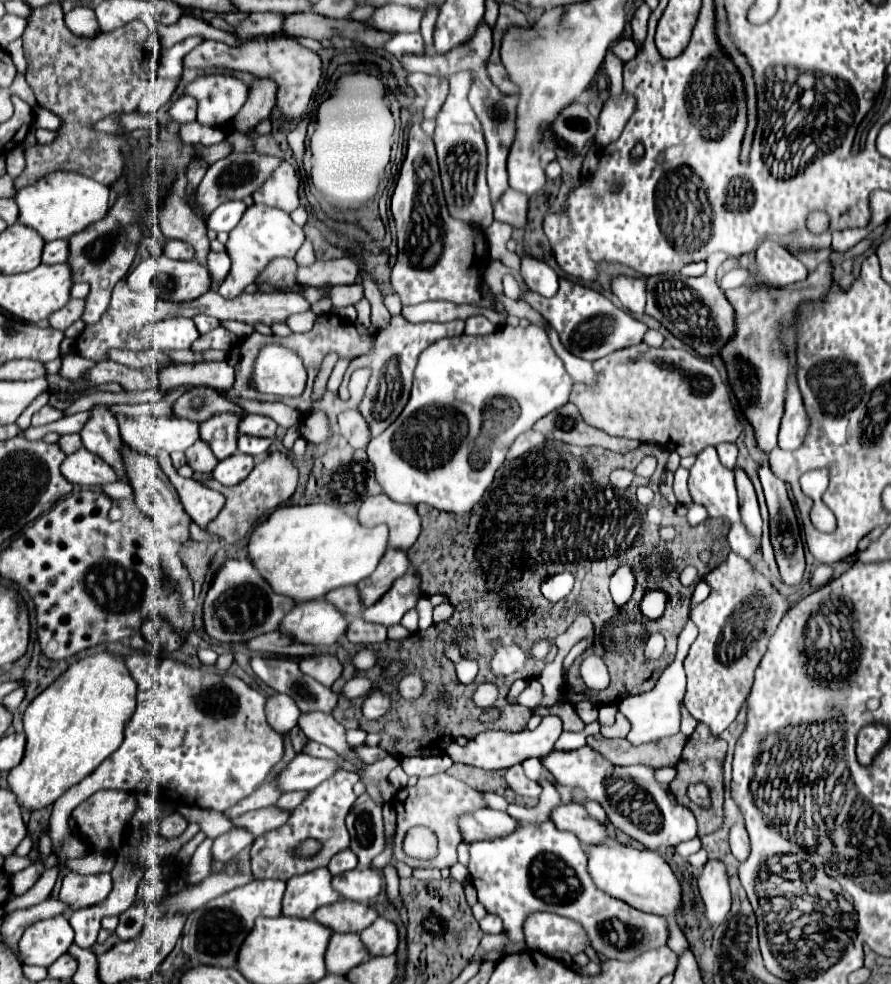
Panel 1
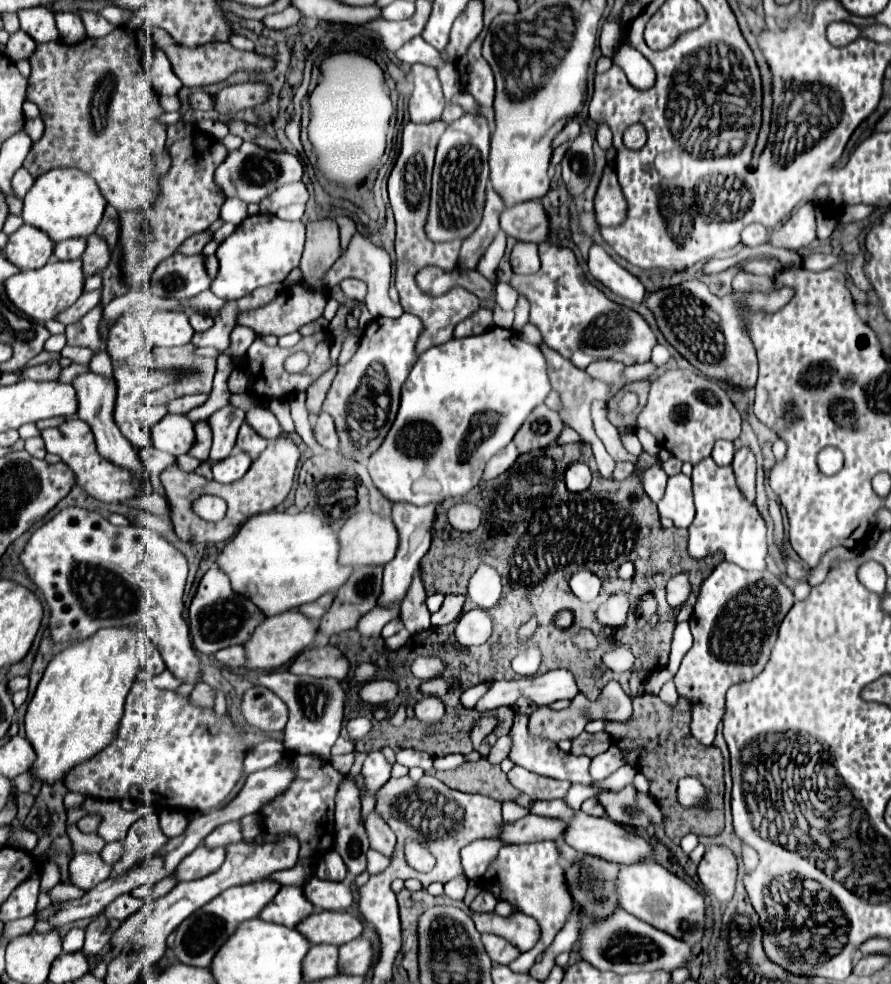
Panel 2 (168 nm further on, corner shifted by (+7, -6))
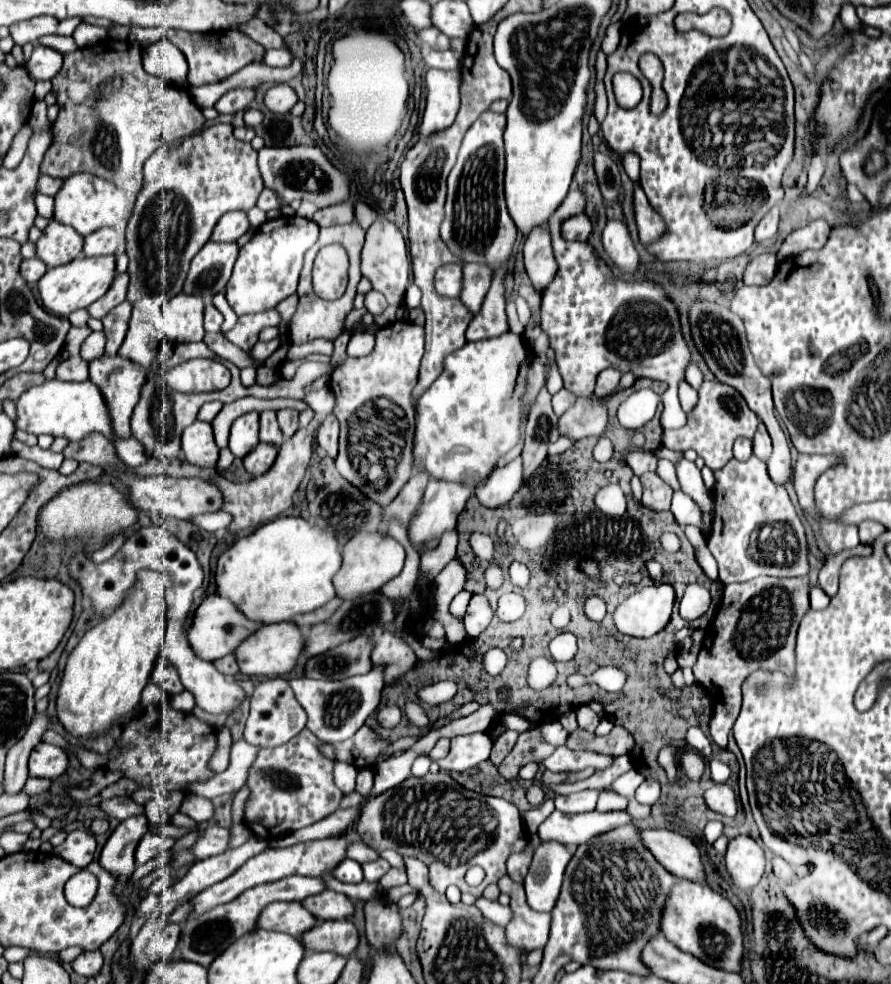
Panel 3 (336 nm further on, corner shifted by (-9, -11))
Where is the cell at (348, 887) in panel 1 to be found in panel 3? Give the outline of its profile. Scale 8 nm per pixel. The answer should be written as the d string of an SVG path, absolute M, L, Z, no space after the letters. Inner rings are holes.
M330 889L304 899L302 905L320 921L324 921L324 919L346 919L354 913L354 903L346 895L330 891Z

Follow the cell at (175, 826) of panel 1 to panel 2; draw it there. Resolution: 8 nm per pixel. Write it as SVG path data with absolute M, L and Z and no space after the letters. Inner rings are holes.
M166 808L160 812L160 828L168 838L182 834L184 826L188 826L188 818L184 812L174 808Z

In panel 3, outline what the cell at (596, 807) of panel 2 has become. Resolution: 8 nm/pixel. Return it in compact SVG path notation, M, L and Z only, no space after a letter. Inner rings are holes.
M602 791L598 799L598 811L624 811L628 801L622 795L616 795L612 791Z

